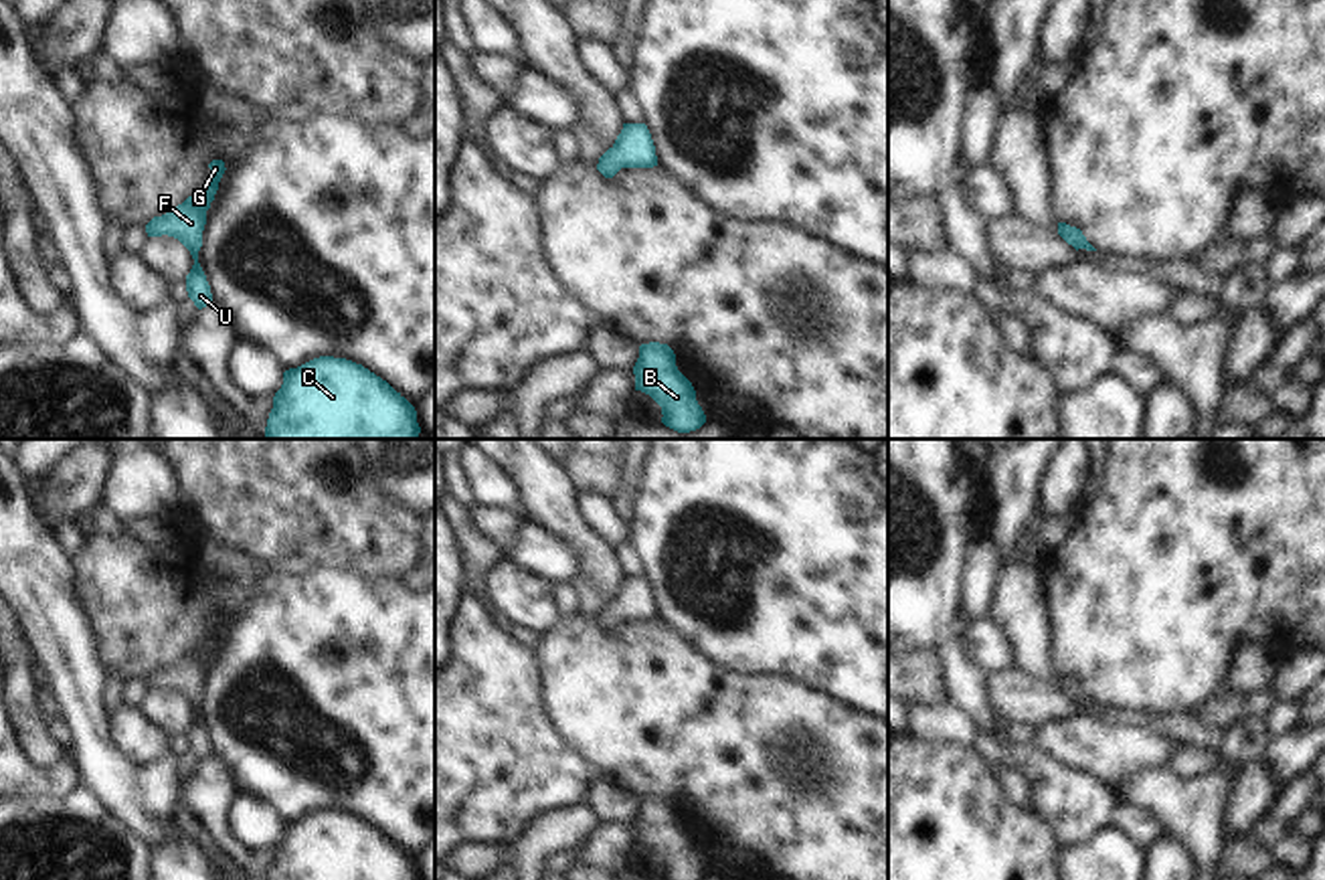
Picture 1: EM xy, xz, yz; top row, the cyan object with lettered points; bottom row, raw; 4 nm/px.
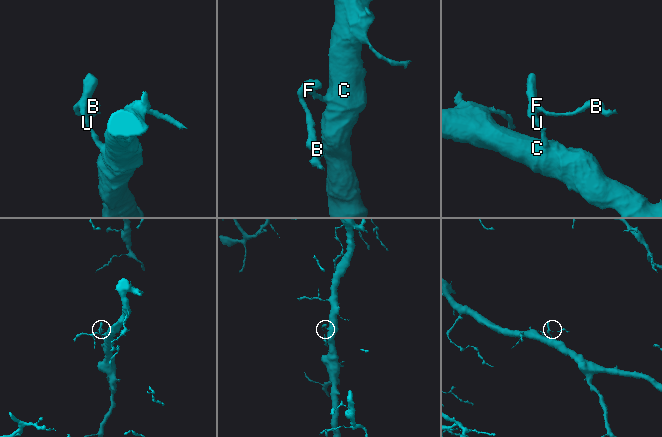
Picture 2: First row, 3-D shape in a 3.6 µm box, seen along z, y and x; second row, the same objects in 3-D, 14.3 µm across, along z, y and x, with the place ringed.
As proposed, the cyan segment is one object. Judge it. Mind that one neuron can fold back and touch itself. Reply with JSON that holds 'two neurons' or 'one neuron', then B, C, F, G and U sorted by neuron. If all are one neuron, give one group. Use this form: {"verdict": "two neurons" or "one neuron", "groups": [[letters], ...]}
{"verdict": "one neuron", "groups": [["B", "C", "F", "G", "U"]]}

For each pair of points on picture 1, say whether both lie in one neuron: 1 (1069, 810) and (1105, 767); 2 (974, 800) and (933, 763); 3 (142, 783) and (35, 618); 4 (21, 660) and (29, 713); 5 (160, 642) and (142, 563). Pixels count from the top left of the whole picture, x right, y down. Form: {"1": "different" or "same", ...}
{"1": "different", "2": "same", "3": "same", "4": "same", "5": "same"}

